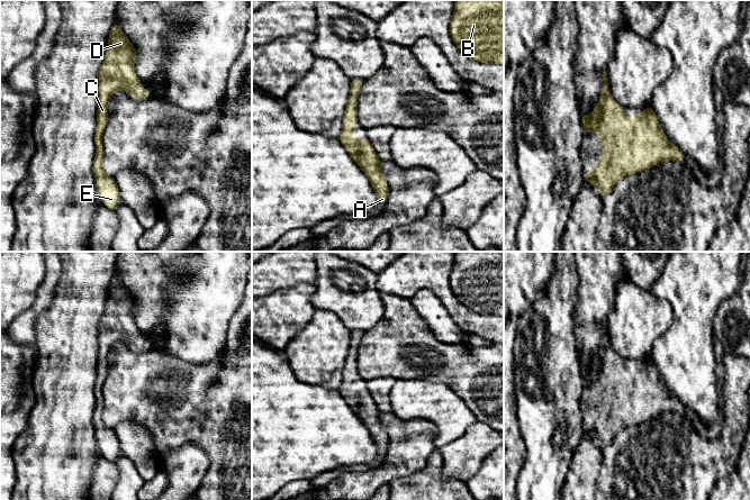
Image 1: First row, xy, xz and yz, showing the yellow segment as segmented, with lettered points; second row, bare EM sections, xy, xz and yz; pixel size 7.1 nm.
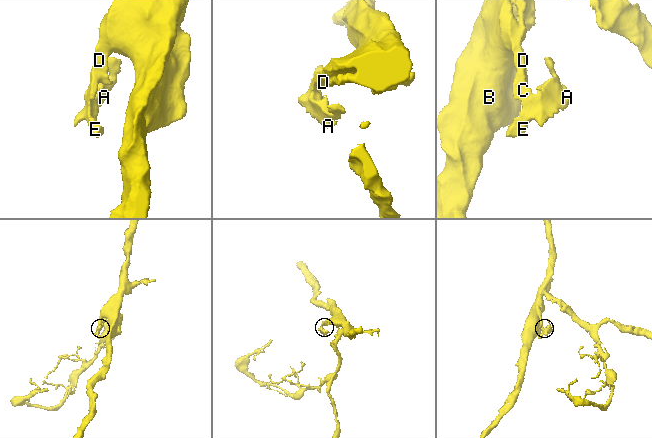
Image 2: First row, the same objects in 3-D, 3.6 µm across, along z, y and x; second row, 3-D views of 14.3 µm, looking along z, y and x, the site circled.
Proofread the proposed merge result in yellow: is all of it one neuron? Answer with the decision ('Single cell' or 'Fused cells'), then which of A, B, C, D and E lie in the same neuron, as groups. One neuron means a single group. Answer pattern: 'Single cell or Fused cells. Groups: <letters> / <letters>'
Single cell. Groups: A B C D E

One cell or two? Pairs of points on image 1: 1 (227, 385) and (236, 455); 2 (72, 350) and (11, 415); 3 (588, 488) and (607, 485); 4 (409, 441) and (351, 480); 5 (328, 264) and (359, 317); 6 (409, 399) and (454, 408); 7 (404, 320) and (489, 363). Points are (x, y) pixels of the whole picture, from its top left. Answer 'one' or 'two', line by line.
1: one
2: two
3: two
4: one
5: one
6: one
7: one

